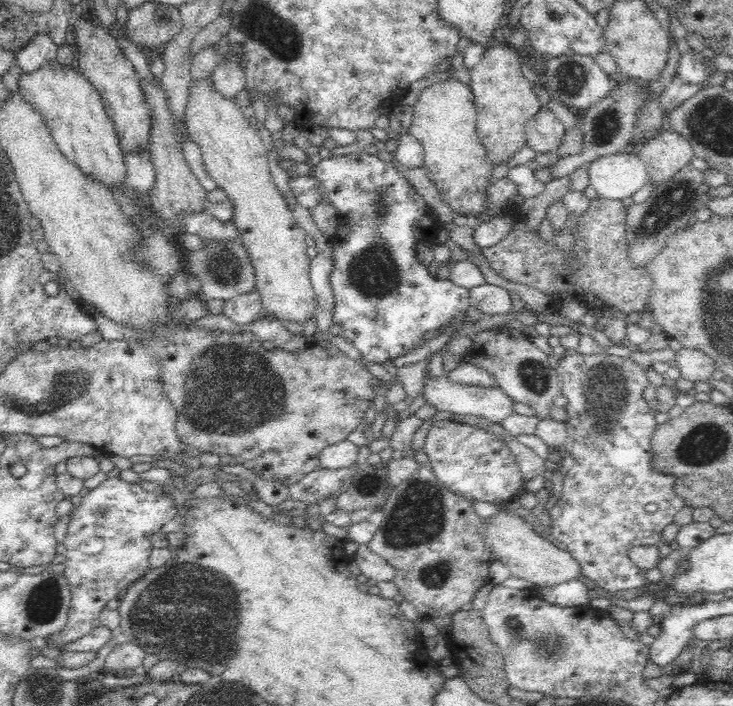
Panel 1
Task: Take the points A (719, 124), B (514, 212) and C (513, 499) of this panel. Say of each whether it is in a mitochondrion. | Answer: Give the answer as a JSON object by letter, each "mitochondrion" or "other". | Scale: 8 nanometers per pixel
{"A":"mitochondrion","B":"other","C":"other"}

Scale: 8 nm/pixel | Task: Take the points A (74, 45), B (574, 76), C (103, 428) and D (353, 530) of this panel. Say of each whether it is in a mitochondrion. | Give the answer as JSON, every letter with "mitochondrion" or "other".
{"A":"other","B":"mitochondrion","C":"other","D":"other"}

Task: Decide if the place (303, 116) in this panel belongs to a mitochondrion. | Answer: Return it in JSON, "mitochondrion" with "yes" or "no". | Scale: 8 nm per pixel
{"mitochondrion":"no"}

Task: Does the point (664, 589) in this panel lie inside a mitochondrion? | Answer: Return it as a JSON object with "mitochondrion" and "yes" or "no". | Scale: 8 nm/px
{"mitochondrion":"no"}

